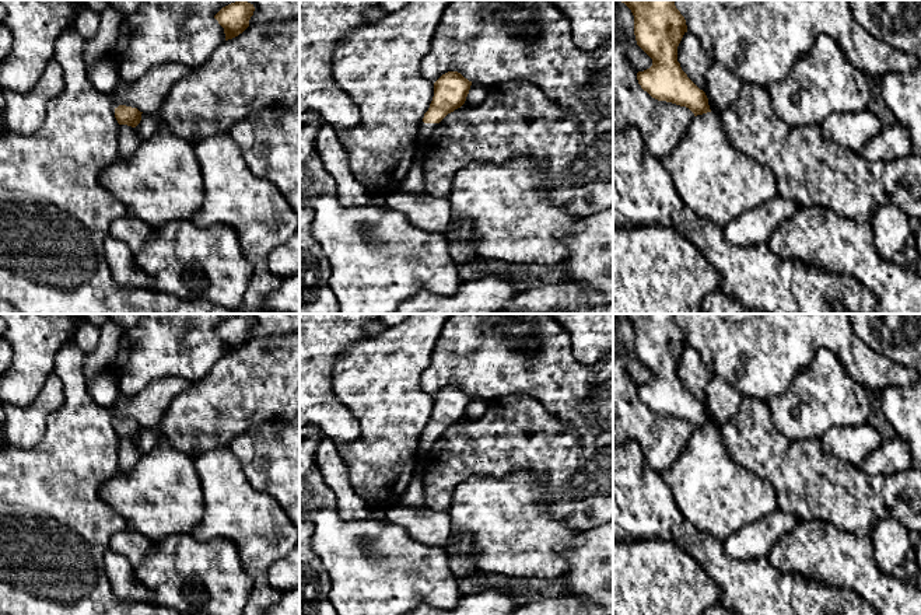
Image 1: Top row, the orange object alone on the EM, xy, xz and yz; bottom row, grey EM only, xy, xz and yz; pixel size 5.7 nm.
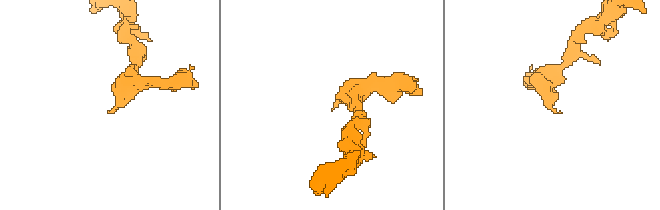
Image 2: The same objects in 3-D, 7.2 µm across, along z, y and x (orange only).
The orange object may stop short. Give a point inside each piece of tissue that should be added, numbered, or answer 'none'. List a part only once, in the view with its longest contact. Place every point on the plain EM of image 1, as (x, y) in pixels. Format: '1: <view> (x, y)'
1: xz (426, 444)

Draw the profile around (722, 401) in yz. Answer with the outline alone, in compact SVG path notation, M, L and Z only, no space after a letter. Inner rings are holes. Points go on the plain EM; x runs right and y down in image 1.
M712 375L705 391L704 405L711 426L721 427L732 419L739 409L740 399L740 394L733 387L728 385L722 378Z

